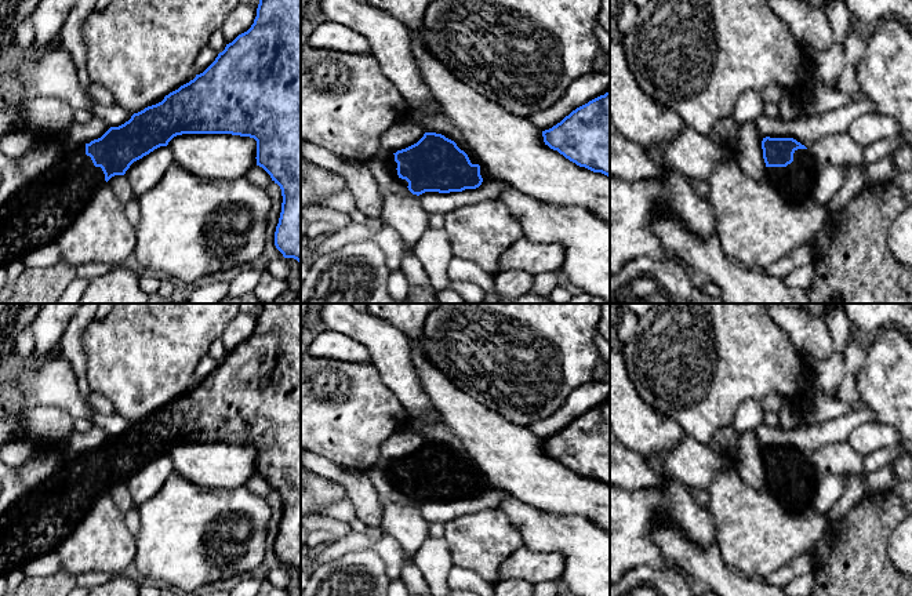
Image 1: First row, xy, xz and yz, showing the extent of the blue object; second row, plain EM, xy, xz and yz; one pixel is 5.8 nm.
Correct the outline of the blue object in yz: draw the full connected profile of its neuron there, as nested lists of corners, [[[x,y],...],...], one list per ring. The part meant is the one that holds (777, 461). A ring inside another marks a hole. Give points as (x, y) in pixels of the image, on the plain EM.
[[[793,447],[762,450],[767,491],[791,513],[800,513],[814,504],[820,476],[809,457]]]

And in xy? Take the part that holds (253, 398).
[[[259,304],[251,337],[226,353],[203,382],[166,404],[161,411],[134,422],[124,433],[110,436],[101,447],[66,458],[46,481],[26,490],[0,516],[0,575],[55,552],[98,497],[115,484],[124,484],[134,470],[182,443],[232,443],[257,450],[257,475],[280,495],[283,505],[275,555],[284,567],[294,567],[301,574],[301,304]]]

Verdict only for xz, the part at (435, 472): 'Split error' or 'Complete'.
Split error

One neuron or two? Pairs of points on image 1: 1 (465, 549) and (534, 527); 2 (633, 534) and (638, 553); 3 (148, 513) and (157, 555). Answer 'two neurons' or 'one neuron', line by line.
1: two neurons
2: one neuron
3: one neuron

